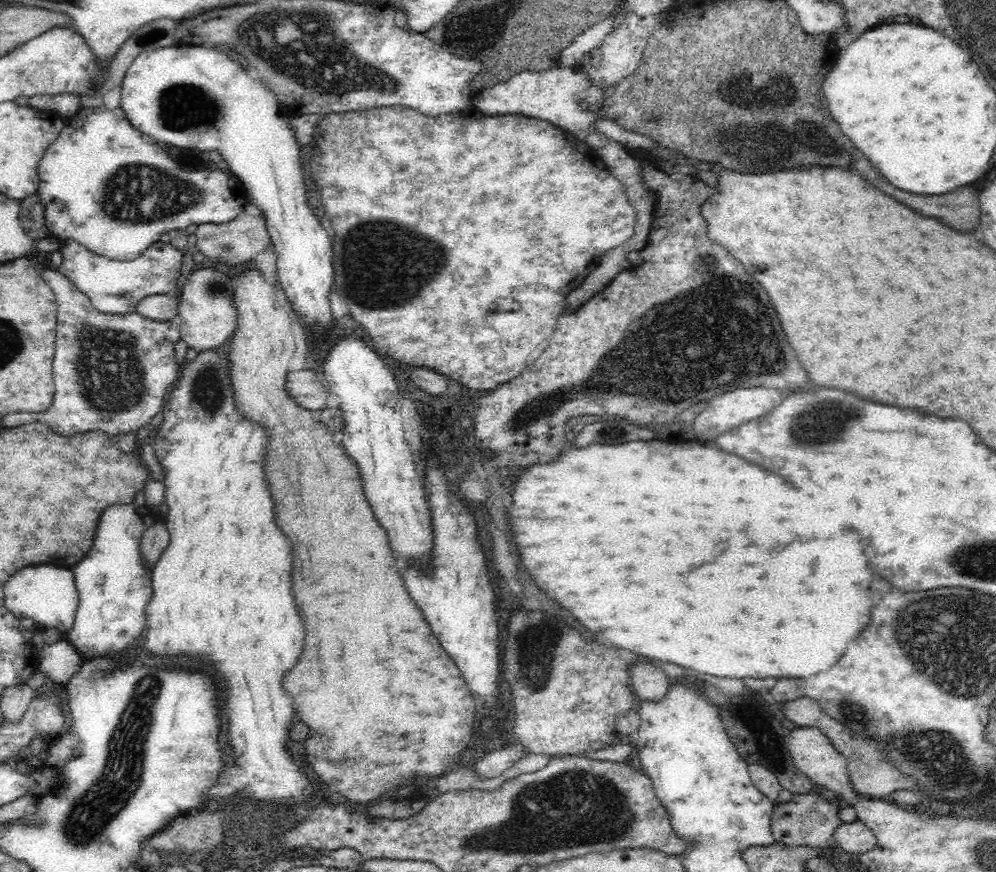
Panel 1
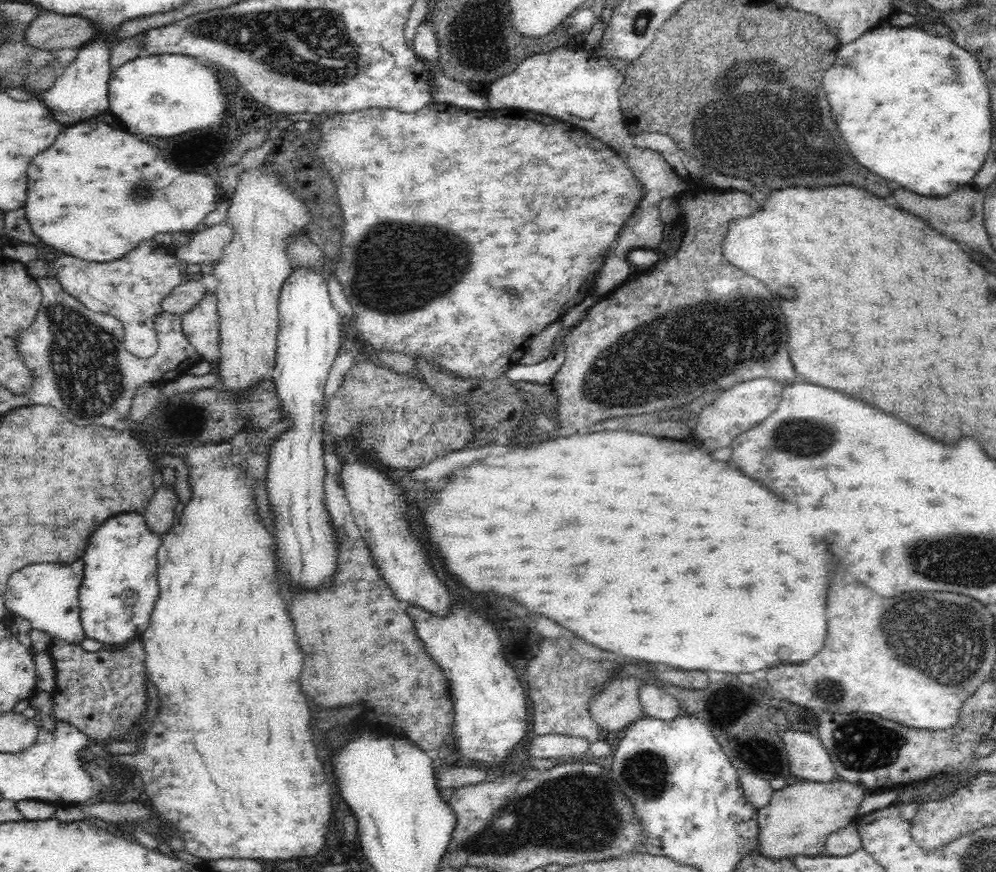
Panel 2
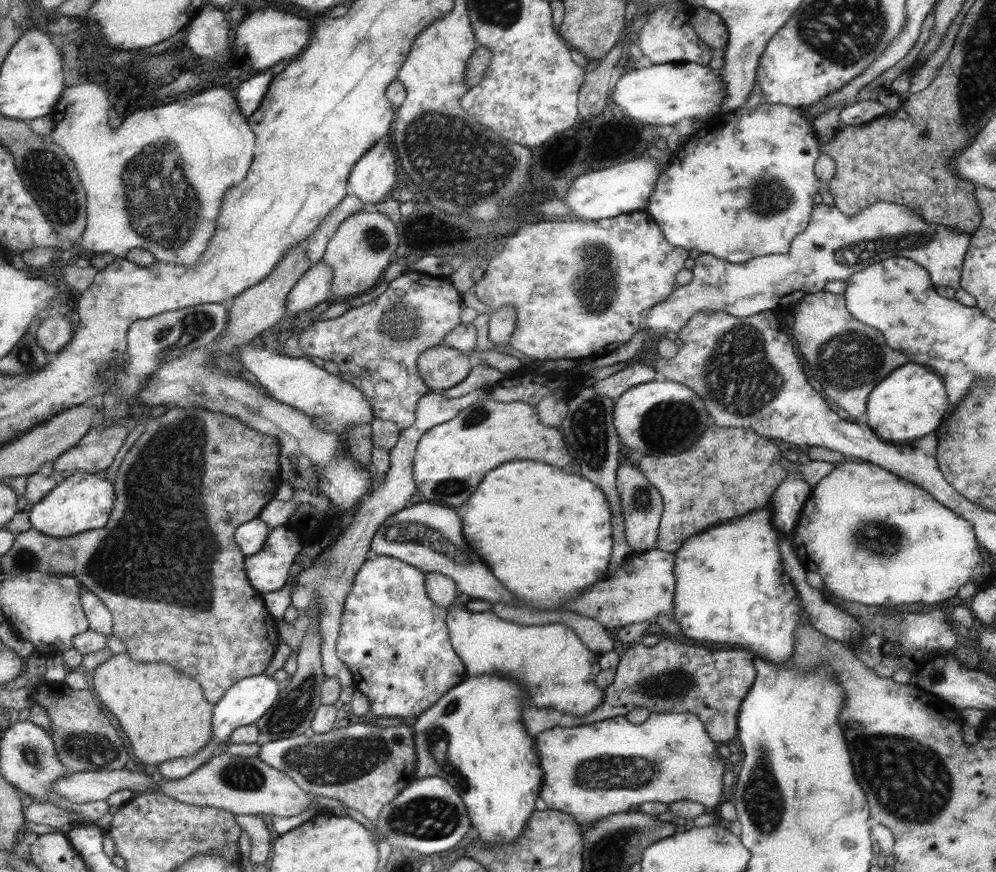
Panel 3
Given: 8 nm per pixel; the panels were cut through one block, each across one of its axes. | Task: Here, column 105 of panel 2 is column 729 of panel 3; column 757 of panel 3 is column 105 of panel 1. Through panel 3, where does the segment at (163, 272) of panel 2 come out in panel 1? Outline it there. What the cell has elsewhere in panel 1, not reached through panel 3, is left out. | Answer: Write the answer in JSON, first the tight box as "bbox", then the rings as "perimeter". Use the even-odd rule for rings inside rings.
{"bbox":[56,238,183,314],"perimeter":[[[66,238],[61,241],[63,263],[56,268],[76,288],[85,294],[92,306],[101,313],[132,314],[140,300],[148,295],[173,292],[180,276],[183,253],[170,242],[153,242],[138,258],[131,261],[115,261],[92,253],[78,241]]]}

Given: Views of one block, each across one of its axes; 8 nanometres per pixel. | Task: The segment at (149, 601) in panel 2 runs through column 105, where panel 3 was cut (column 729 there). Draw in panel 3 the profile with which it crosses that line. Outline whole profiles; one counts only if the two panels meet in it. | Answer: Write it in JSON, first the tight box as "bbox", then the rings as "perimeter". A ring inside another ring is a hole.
{"bbox":[674,506,800,665],"perimeter":[[[769,506],[755,510],[745,518],[719,524],[707,532],[695,534],[684,541],[675,554],[674,620],[686,640],[706,644],[741,645],[764,661],[785,665],[795,649],[796,629],[800,626],[799,596],[792,580],[784,570],[781,559],[781,533],[772,524]]]}

